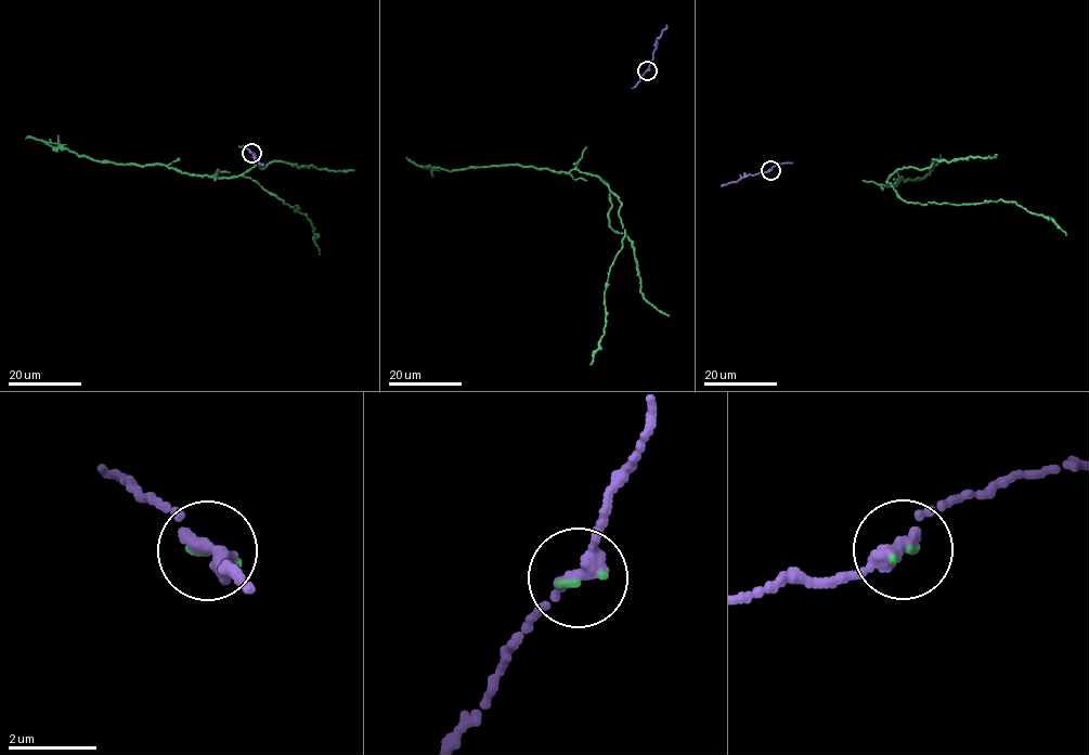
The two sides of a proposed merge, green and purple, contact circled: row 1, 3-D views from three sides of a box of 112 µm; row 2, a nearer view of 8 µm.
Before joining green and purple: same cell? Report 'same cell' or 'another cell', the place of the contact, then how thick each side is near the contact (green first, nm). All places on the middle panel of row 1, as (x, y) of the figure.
same cell; place (647, 70); calibres 140 and 320 nm

